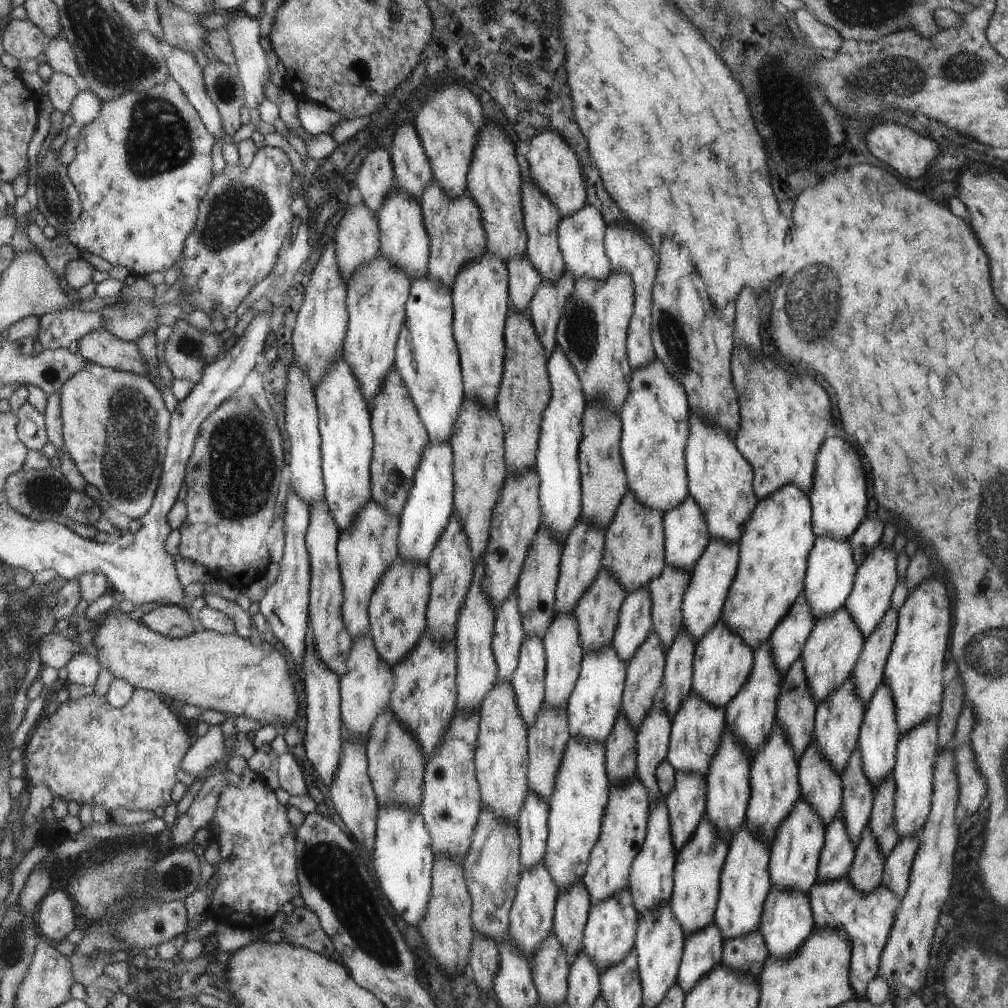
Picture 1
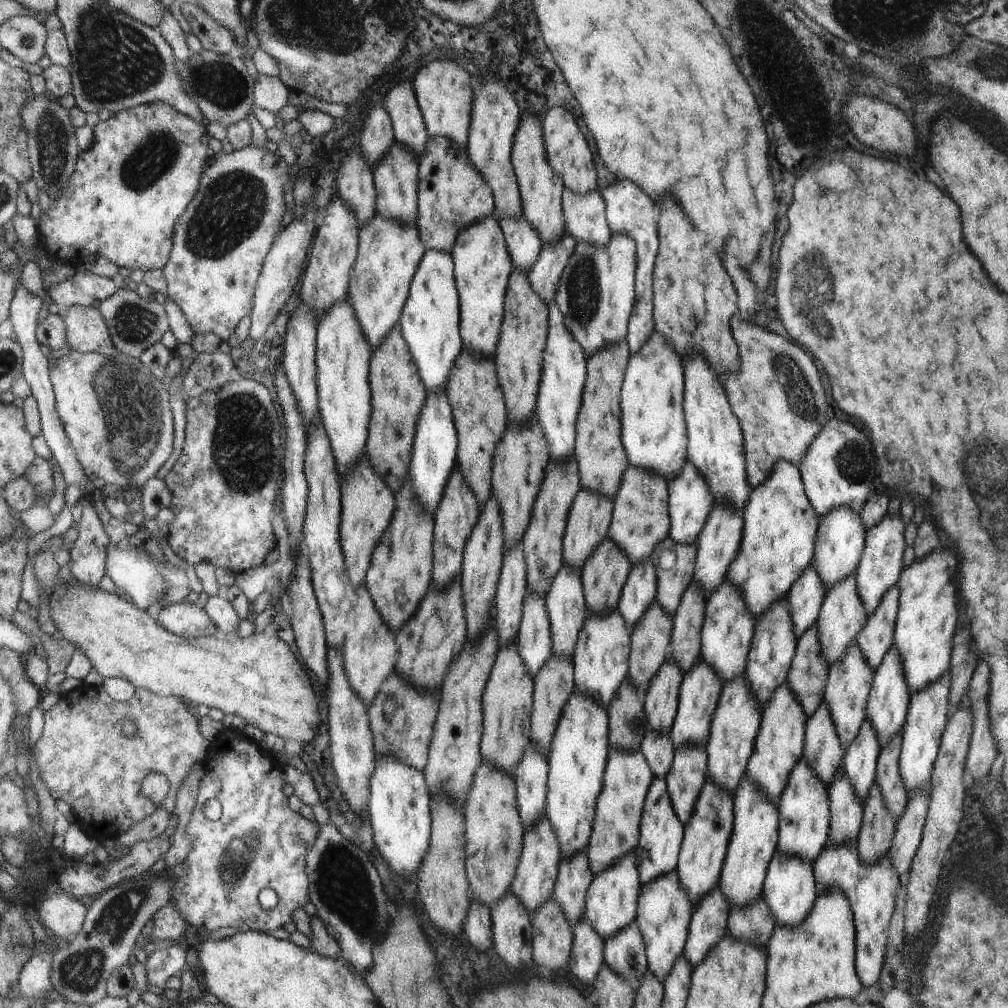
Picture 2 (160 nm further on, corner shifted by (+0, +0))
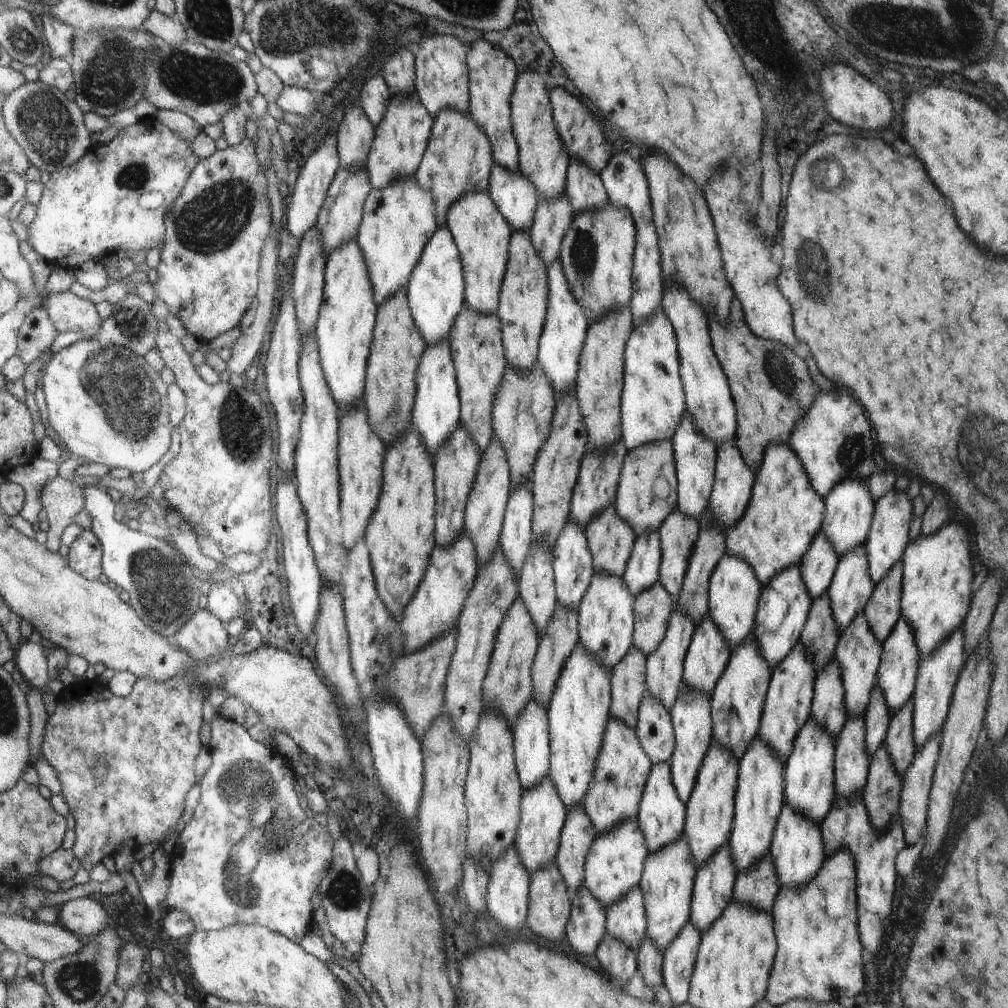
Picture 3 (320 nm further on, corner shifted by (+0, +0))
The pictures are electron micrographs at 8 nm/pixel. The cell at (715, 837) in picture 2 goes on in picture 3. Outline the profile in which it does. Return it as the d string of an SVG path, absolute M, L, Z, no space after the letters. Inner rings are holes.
M712 741L712 754L704 757L704 770L700 771L700 782L696 785L696 794L691 794L687 804L687 826L684 836L693 852L696 866L712 856L726 844L734 828L735 797L738 791L738 770L740 761L718 741Z

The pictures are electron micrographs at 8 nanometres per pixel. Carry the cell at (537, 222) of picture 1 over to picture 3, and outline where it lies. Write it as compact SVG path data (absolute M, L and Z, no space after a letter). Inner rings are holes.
M534 70L522 72L520 82L516 82L516 94L512 94L511 122L516 122L516 138L520 138L519 170L530 180L530 184L534 184L539 198L560 198L566 191L570 159L560 134L556 132L549 89L540 82L538 72Z

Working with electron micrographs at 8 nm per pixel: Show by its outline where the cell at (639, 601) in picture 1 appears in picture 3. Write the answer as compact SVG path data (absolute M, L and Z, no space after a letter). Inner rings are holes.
M658 530L638 535L622 575L633 598L659 581L662 561L662 542Z

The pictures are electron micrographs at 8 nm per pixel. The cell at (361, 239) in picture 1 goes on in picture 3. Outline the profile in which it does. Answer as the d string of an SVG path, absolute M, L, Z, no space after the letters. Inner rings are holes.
M347 105L344 118L337 129L338 158L340 168L364 166L372 148L375 130L361 106Z

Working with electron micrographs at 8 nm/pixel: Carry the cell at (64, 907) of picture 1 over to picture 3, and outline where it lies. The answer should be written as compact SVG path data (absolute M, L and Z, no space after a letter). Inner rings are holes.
M92 896L76 898L62 906L62 925L78 938L99 934L112 922L102 904L92 899Z

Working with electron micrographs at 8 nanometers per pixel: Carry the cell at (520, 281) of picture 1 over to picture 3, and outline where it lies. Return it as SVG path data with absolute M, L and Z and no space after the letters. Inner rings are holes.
M493 162L488 194L512 226L512 232L530 232L539 196L530 180L519 170L508 172Z

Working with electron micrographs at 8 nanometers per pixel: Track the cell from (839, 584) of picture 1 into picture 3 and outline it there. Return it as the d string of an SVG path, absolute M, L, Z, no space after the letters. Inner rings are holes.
M850 478L826 496L826 514L820 532L827 536L838 558L844 558L846 554L850 554L850 550L856 550L856 546L865 546L874 522L876 502L869 486L866 481Z

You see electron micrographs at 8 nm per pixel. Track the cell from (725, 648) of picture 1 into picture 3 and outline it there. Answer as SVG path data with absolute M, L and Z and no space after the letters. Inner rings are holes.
M725 553L710 576L708 617L710 617L723 632L729 642L730 650L735 651L744 644L748 637L753 636L755 622L758 617L759 599L762 597L762 586L755 570L748 562L738 556Z

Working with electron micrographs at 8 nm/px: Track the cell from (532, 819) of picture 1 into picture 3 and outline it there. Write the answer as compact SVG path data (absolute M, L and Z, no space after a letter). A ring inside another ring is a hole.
M536 698L528 701L527 705L524 705L524 708L519 712L513 729L515 765L519 773L519 781L524 789L534 788L550 773L551 737L547 708L536 701Z

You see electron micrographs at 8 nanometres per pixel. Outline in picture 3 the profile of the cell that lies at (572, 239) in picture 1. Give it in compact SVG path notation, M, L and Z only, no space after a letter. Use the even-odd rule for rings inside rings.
M570 159L567 170L566 194L575 214L582 210L602 208L607 200L606 190L602 186L600 176L582 160Z

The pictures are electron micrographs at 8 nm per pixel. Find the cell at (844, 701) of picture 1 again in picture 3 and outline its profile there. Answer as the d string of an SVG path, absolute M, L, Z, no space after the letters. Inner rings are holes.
M864 612L856 614L855 621L846 626L839 634L839 640L835 651L835 661L840 666L842 674L845 703L847 704L848 716L862 715L868 704L871 692L874 690L876 676L881 662L882 643L876 640L870 626L864 616Z

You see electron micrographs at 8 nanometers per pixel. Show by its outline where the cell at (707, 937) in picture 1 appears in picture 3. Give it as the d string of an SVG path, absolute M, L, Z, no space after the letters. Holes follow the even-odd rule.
M722 845L710 858L707 858L698 868L695 882L695 895L692 898L691 922L700 932L706 931L722 915L726 906L733 898L733 888L737 878L737 868L730 845Z

